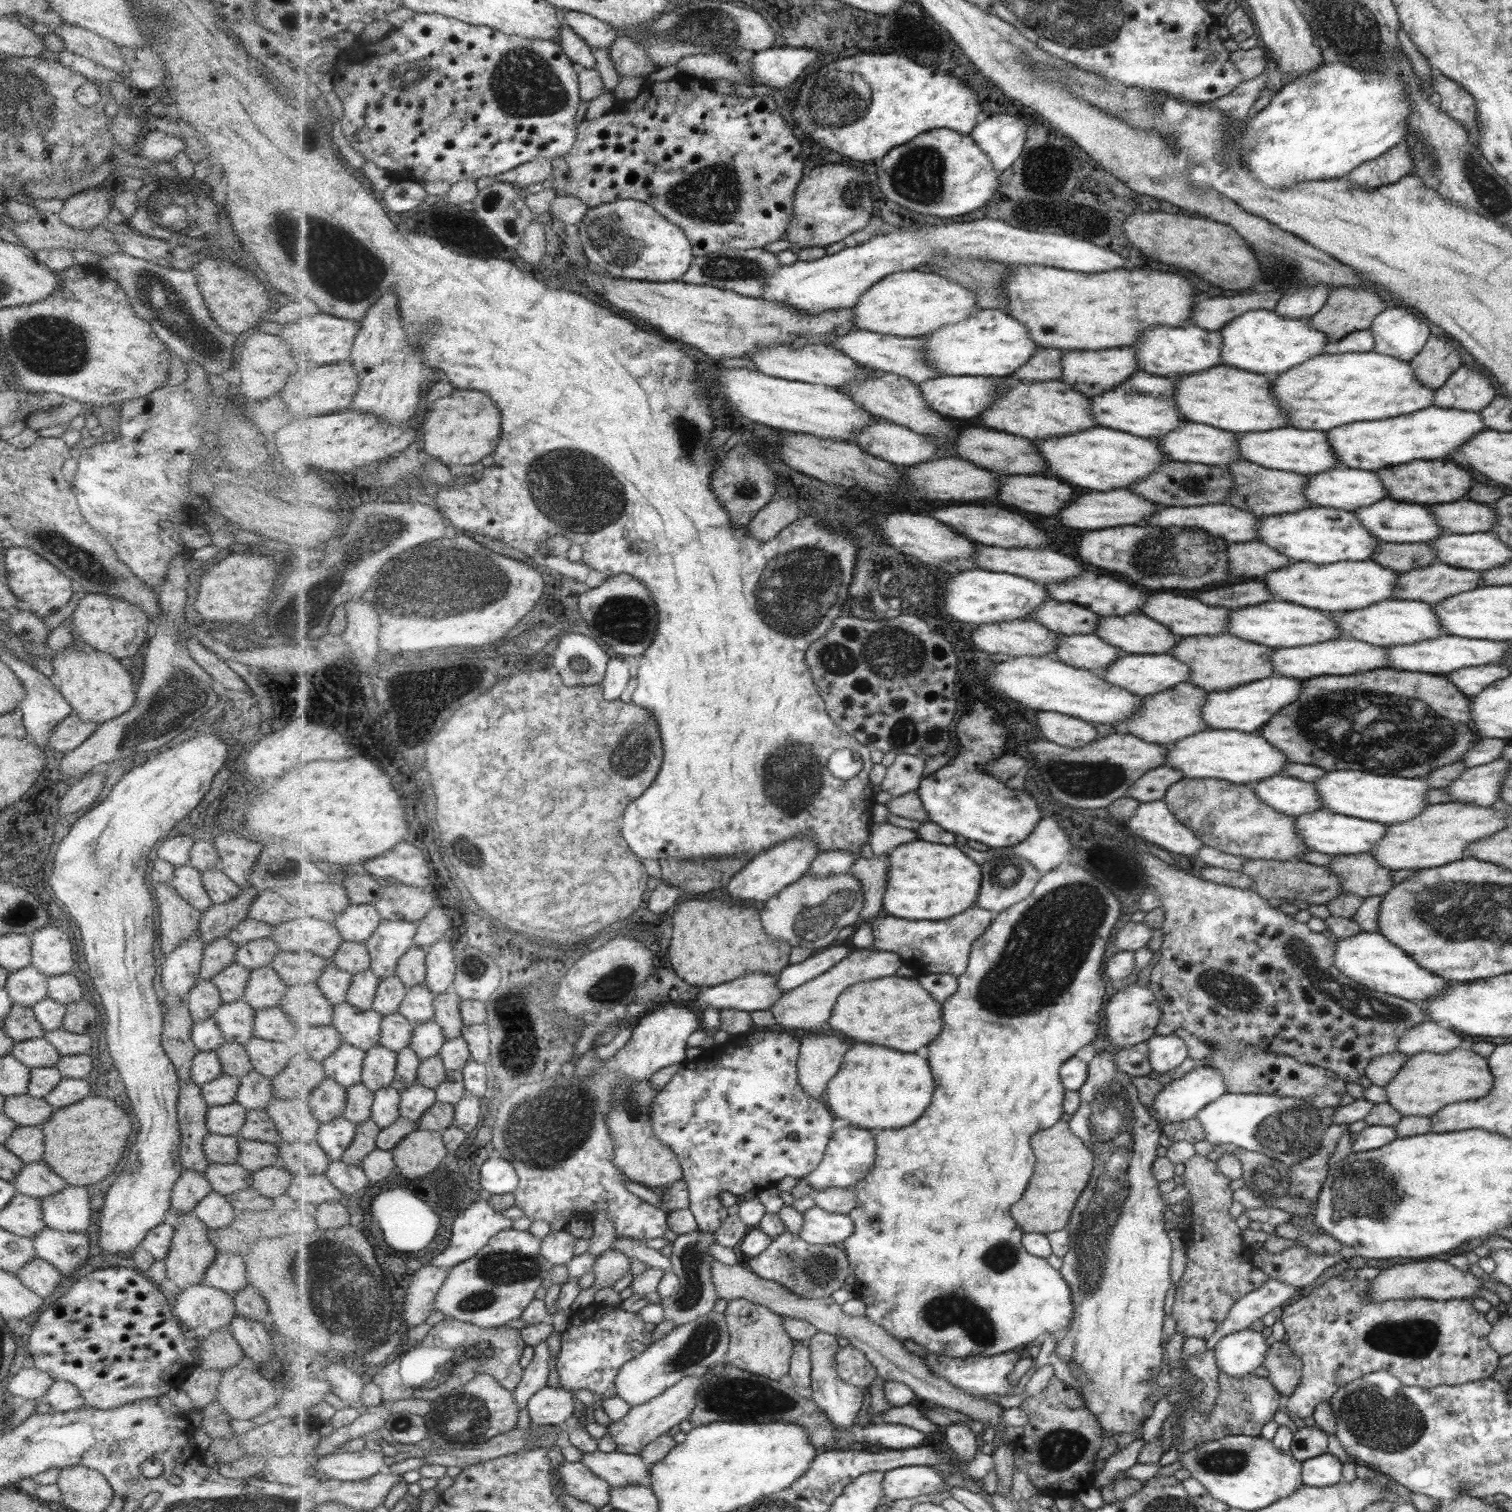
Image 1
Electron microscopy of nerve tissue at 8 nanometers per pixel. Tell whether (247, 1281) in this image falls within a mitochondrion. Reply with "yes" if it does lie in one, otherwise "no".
no

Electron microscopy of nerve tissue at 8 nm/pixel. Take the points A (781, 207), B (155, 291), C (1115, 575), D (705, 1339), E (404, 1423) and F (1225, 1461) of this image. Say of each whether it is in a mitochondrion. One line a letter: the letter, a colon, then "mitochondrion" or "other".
A: other
B: mitochondrion
C: other
D: mitochondrion
E: mitochondrion
F: mitochondrion

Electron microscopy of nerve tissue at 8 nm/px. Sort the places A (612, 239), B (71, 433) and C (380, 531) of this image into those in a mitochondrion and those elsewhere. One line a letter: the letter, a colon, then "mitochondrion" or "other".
A: mitochondrion
B: other
C: mitochondrion

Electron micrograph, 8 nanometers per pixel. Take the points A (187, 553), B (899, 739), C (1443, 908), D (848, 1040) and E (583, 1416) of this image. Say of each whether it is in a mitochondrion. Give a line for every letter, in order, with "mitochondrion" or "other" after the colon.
A: other
B: mitochondrion
C: mitochondrion
D: other
E: other

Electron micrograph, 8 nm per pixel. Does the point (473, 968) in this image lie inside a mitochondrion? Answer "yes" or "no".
yes

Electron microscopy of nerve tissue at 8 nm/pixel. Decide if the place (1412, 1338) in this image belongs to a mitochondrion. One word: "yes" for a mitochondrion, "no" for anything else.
yes

